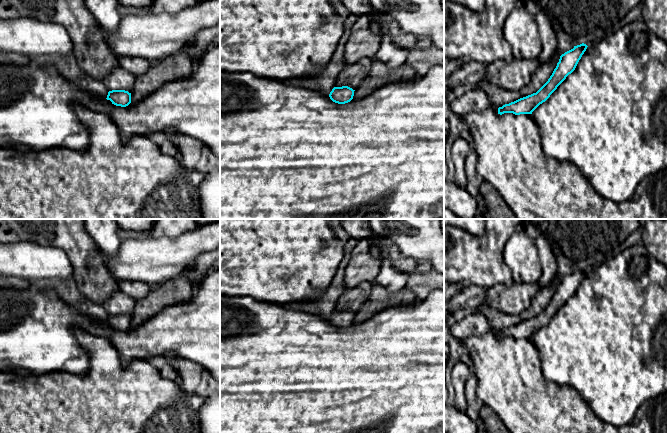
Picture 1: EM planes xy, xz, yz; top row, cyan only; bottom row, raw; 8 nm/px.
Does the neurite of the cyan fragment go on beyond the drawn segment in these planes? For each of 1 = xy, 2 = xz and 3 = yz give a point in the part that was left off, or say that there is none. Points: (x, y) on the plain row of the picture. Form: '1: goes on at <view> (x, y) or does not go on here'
1: does not go on here
2: does not go on here
3: does not go on here

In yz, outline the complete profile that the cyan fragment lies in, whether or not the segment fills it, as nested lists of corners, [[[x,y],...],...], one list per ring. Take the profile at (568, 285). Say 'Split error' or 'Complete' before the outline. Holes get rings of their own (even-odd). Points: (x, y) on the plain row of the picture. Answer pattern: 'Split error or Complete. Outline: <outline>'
Complete. Outline: [[[582,267],[580,269],[574,270],[573,273],[562,278],[552,299],[536,317],[499,331],[498,338],[532,338],[532,336],[540,328],[545,326],[550,321],[550,319],[566,303],[566,301],[575,294],[587,271],[588,270],[586,268]]]

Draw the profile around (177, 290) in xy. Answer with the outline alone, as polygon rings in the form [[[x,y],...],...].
[[[184,275],[171,278],[151,289],[147,296],[136,300],[131,316],[131,327],[143,324],[164,308],[189,302],[194,294],[194,285]]]

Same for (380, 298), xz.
[[[373,285],[368,299],[354,315],[353,323],[363,323],[377,313],[399,305],[412,305],[417,303],[413,291],[402,288],[396,292],[389,292],[380,285]]]

